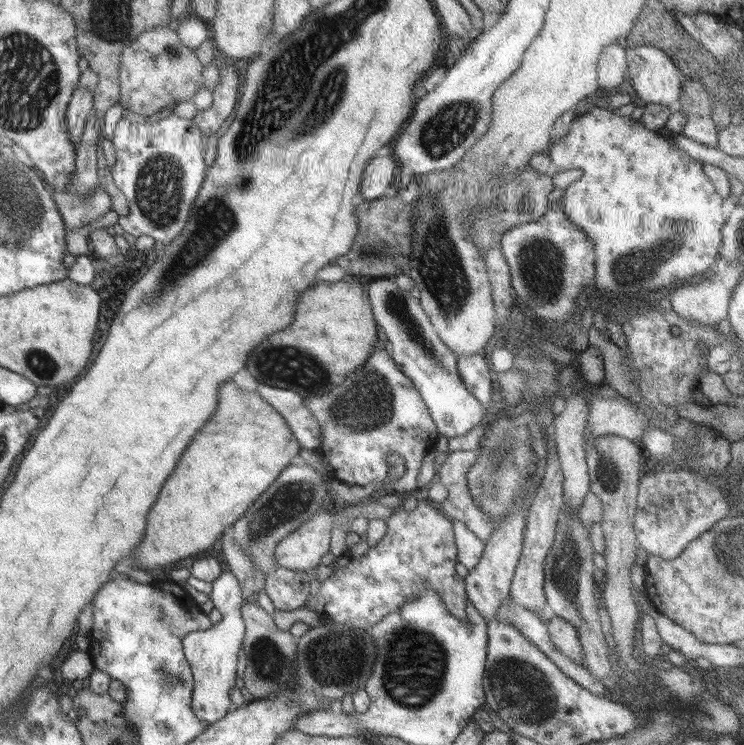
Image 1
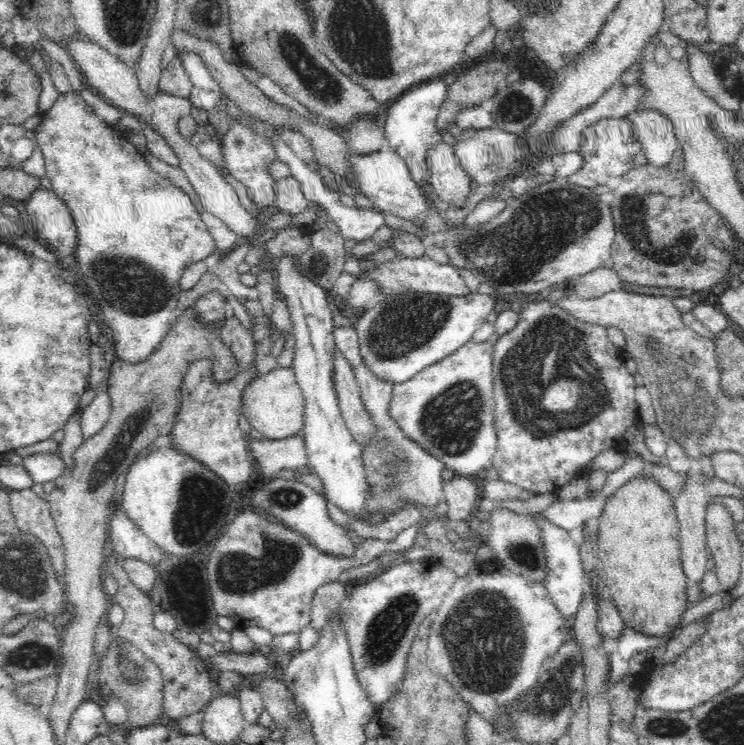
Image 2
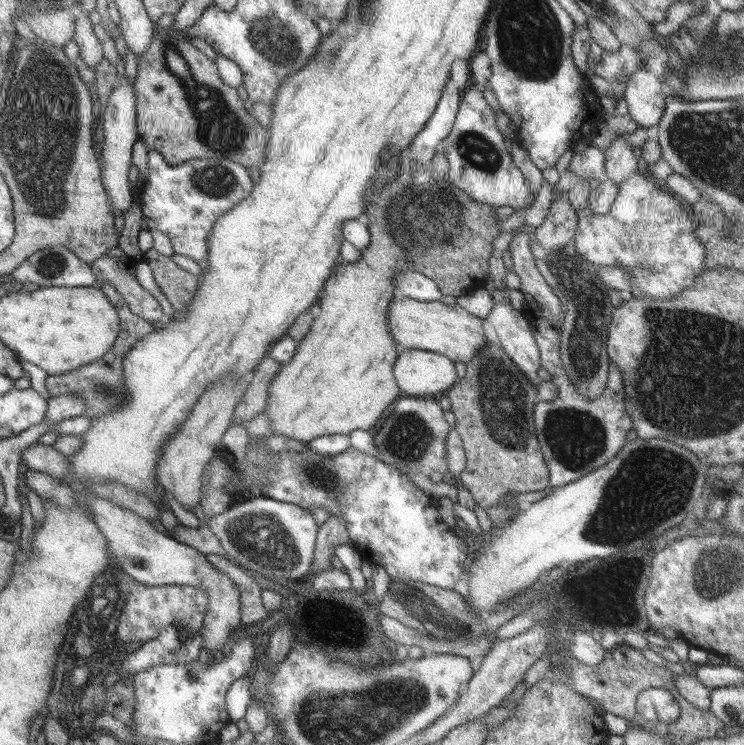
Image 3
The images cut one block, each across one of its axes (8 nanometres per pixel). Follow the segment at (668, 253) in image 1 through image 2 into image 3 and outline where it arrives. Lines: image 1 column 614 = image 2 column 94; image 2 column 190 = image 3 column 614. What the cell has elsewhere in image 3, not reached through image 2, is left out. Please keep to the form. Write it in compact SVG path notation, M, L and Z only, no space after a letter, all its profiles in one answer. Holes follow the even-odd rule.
M633 174L625 182L619 184L617 196L611 204L609 214L595 216L589 208L577 212L579 220L575 226L575 236L571 240L579 258L589 260L597 268L603 266L619 266L629 274L631 294L633 298L651 298L651 300L671 300L671 296L679 296L681 290L691 288L701 272L705 272L705 250L695 240L693 232L697 228L697 220L693 220L693 212L689 206L679 202L679 196L669 194L663 186L659 186L647 174Z

